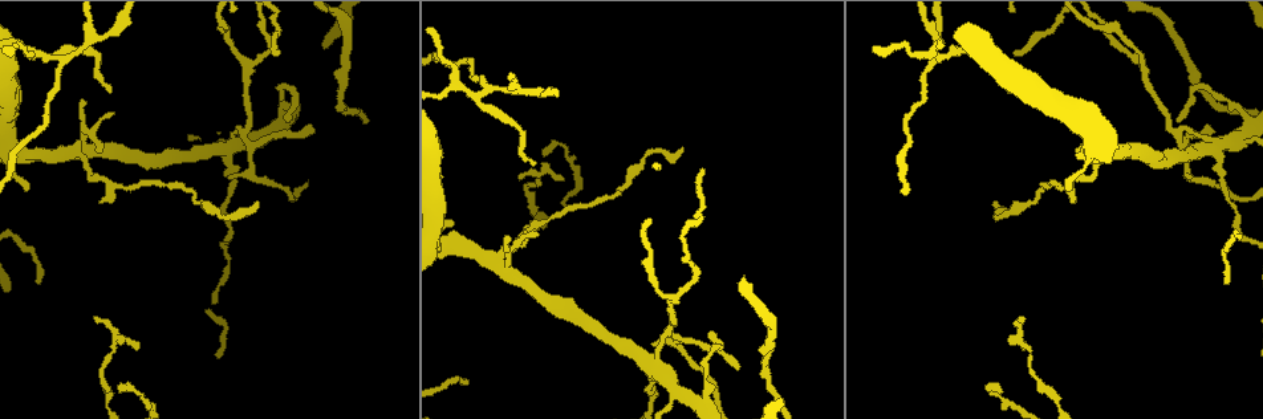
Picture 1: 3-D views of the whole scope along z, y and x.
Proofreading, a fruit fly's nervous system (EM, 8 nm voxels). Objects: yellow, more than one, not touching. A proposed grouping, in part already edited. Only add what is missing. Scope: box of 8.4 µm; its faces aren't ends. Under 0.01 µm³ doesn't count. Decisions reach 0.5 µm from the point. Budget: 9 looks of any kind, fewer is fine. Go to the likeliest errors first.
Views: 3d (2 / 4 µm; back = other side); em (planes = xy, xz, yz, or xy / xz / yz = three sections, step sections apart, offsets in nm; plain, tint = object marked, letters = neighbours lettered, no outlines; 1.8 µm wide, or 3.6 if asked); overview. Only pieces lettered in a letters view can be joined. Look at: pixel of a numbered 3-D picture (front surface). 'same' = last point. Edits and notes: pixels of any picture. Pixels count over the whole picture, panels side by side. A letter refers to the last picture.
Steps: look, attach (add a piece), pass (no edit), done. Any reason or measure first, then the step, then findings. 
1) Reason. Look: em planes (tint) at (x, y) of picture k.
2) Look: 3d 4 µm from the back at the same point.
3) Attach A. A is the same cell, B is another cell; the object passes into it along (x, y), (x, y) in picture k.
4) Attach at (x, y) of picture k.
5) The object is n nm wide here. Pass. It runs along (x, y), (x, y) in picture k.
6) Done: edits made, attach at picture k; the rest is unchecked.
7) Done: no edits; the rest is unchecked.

Thin end. Look: 3d 2 µm at (1007, 93) of picture 1.

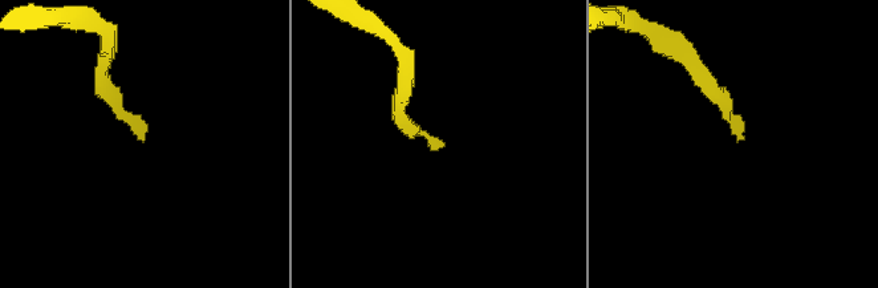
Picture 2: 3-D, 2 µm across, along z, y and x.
Look: em planes (plain) at (435, 147) of picture 2.

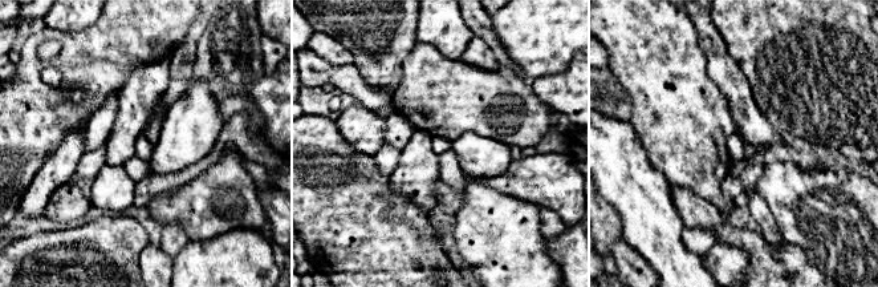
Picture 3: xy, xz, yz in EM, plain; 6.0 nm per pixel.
See the neighbours. Look: em planes (letters) at the same point.

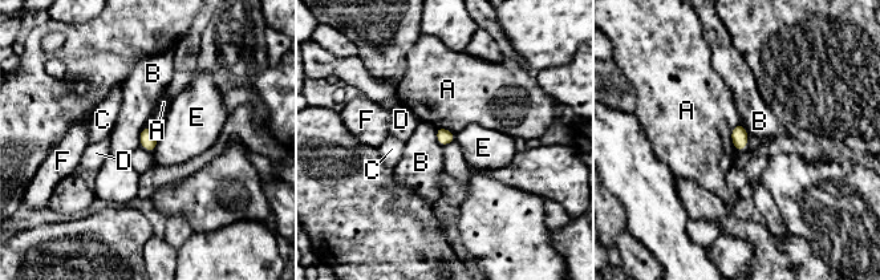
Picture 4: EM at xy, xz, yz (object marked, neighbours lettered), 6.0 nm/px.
Pass. A, B, C, D, E and F are other cells; no lettered piece goes on from it.

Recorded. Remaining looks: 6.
Sharp bend. Look: em planes (plain) at (498, 266) of picture 1.

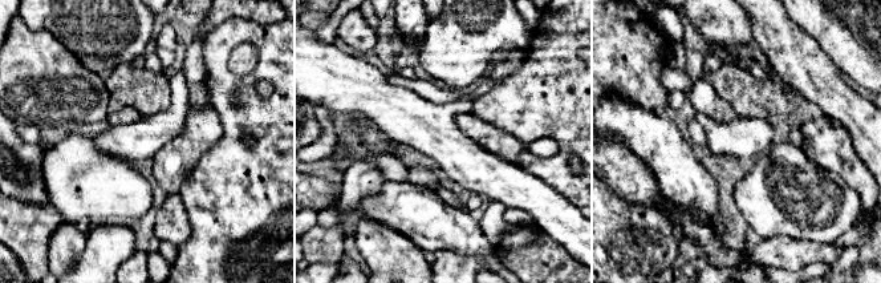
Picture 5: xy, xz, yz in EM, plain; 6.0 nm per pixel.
Look: em planes (tint) at the same point.

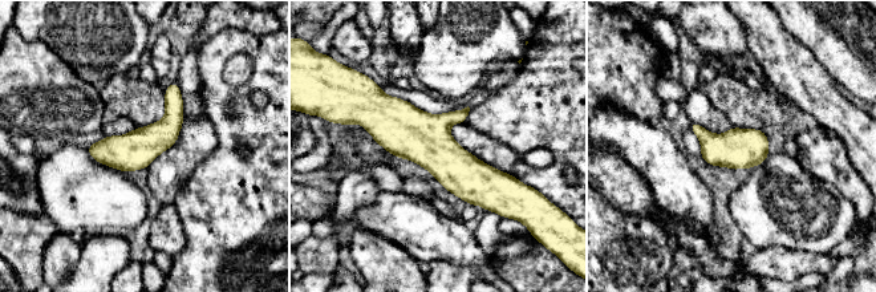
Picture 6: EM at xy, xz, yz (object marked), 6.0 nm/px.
Look: em planes (letters) at the same point.

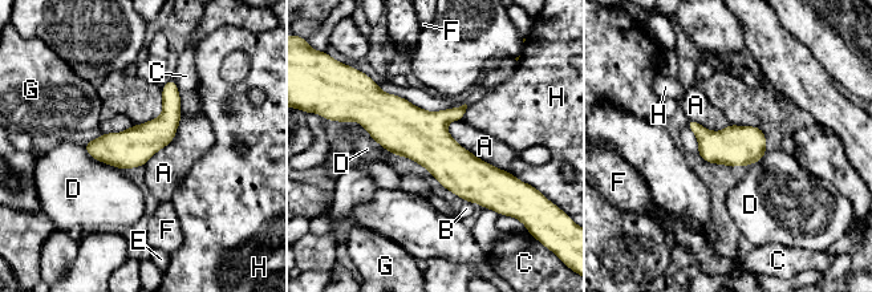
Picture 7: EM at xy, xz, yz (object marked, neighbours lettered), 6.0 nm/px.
Pass. A, B, C, D, E, F, G and H are other cells; no lettered piece goes on from it.

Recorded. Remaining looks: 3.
Branch stops here. Look: em planes (letters) at (519, 177) of picture 1.

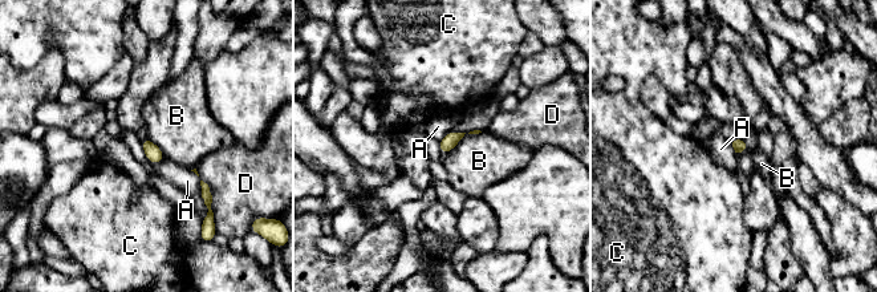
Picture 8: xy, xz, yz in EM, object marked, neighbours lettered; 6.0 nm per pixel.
The longest contact is with A, 220 nm. Pass. A, B, C and D are other cells; a border runs along (199, 181), (206, 215) in picture 8; no lettered piece goes on from it.

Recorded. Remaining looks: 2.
Four arms meet. Look: em xy step 4 (letters) at (934, 59) of picture 1.

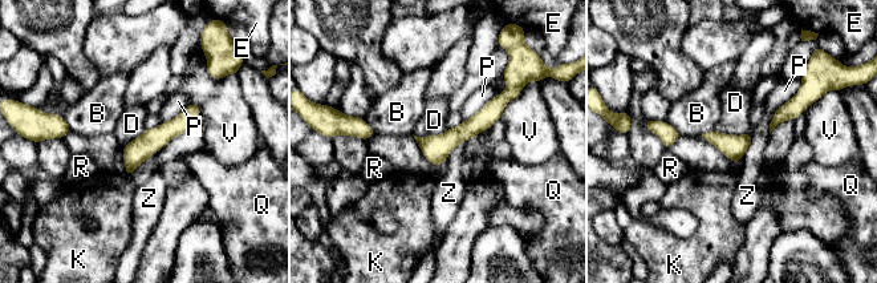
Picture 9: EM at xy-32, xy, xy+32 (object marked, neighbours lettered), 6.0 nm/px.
Pass. B, D, E, K, P, Q, R, V and Z are other cells; a border runs along (447, 128), (438, 134), (413, 134) in picture 9; no lettered piece goes on from it.

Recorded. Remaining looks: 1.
Done: no edits; the rest is unchecked.

